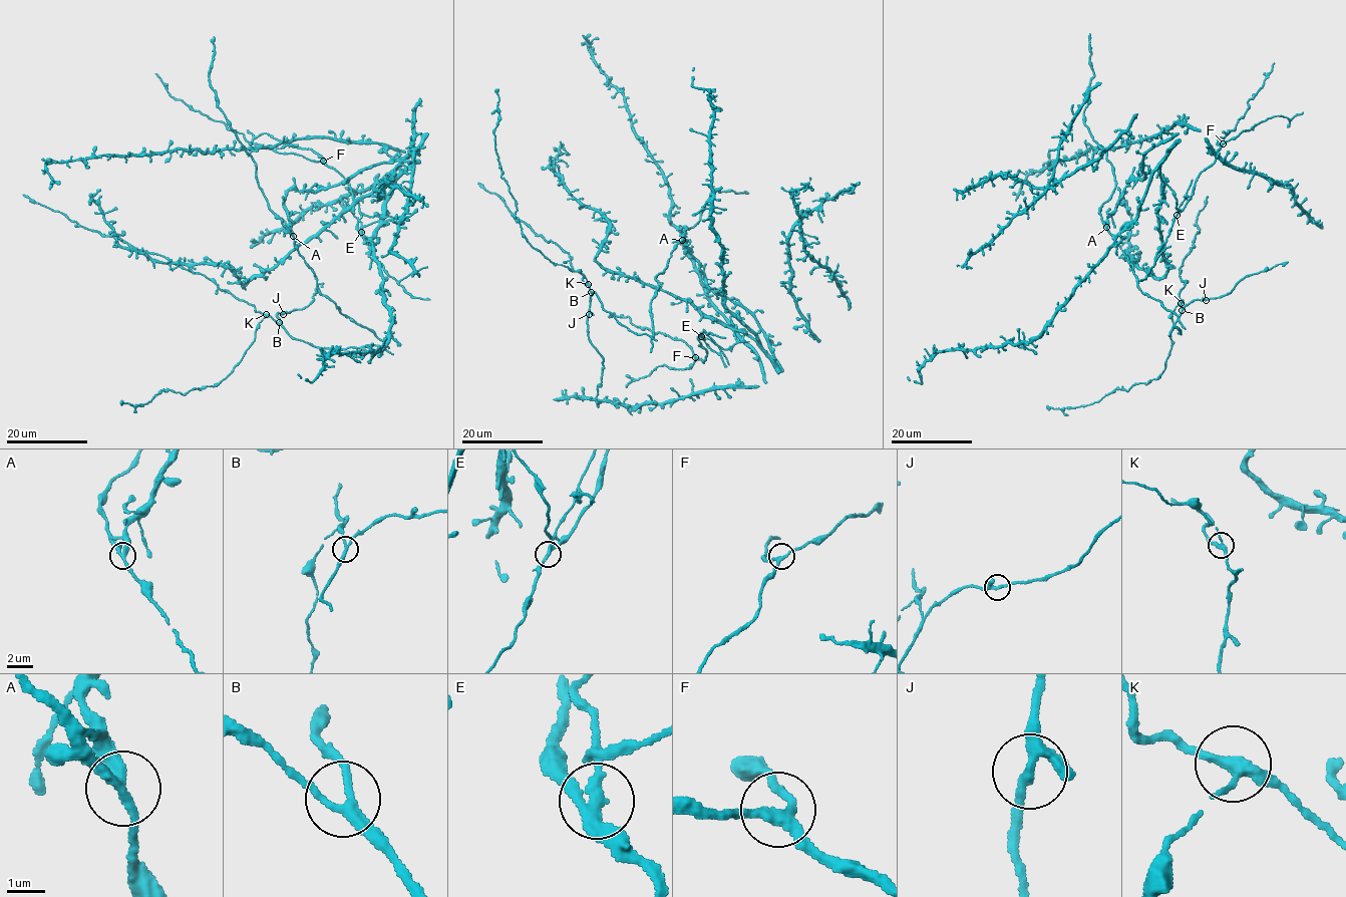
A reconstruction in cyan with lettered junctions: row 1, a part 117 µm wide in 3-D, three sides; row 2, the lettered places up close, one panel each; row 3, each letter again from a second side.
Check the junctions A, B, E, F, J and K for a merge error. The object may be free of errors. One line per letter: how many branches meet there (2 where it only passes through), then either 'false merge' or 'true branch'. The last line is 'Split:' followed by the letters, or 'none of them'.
A: 3 branches meet; true branch
B: 3 branches meet; true branch
E: 3 branches meet; false merge
F: 3 branches meet; true branch
J: 3 branches meet; true branch
K: 3 branches meet; true branch
Split: E

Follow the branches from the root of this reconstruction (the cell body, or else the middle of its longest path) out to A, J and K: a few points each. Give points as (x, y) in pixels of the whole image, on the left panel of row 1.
A: (286, 208), (293, 236)
J: (286, 208), (318, 291), (370, 329), (380, 345), (317, 348), (289, 334), (278, 319), (283, 314)
K: (286, 208), (295, 246), (318, 291), (381, 340), (360, 348), (317, 348), (291, 336), (266, 314)

